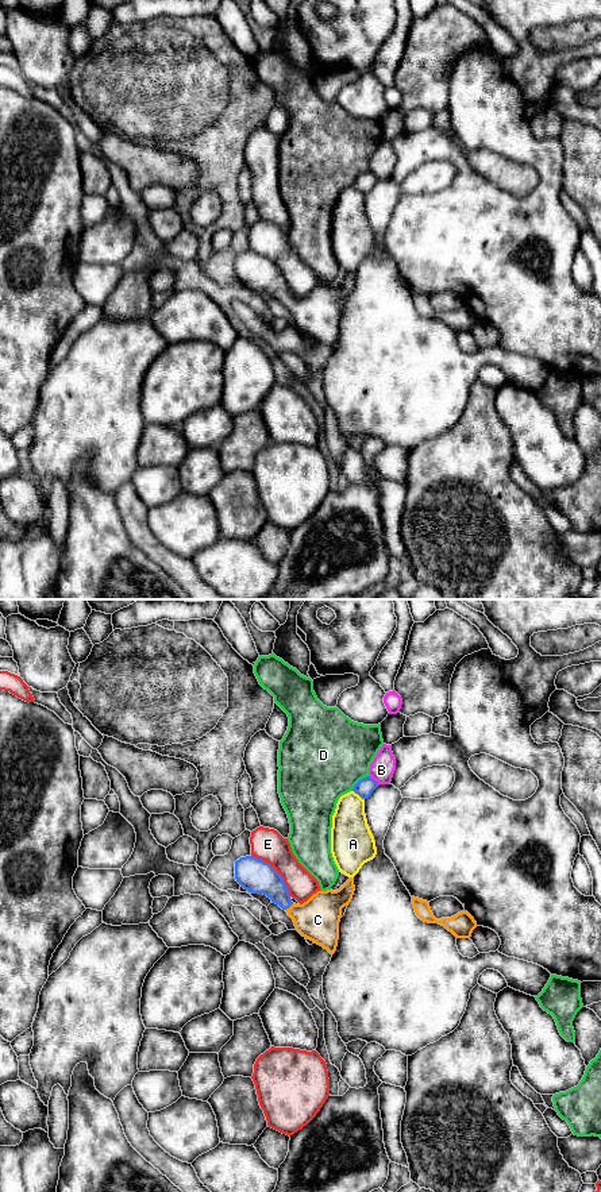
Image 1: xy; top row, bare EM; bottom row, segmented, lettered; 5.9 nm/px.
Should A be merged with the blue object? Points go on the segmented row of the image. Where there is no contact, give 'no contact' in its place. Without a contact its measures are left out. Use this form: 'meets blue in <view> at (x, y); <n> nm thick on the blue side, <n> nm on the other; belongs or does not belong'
meets blue in xy at (358, 794); 100 nm thick on the blue side, 240 nm on the other; does not belong

